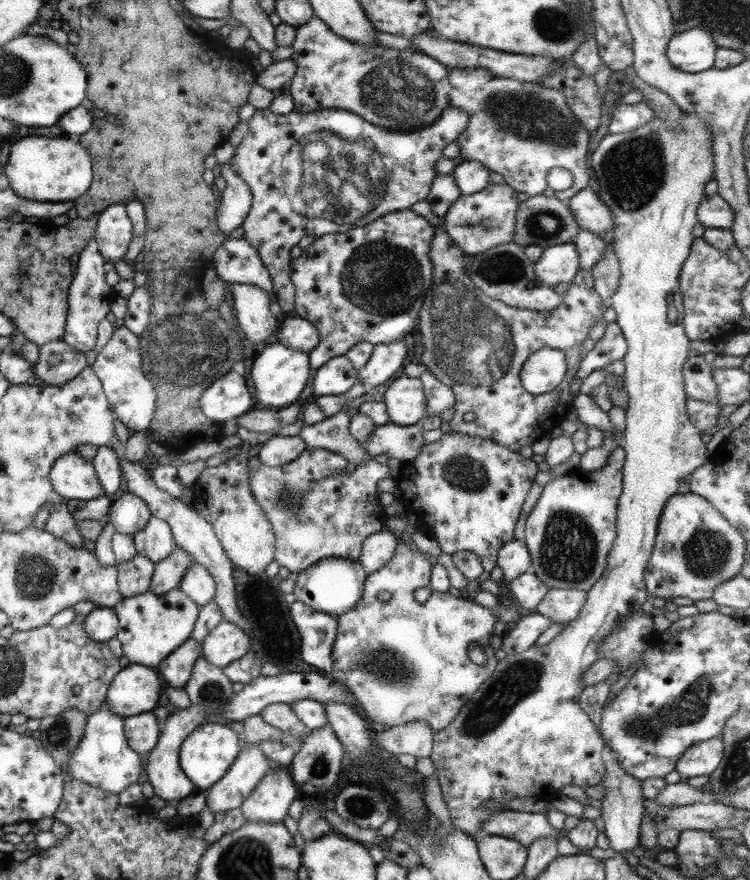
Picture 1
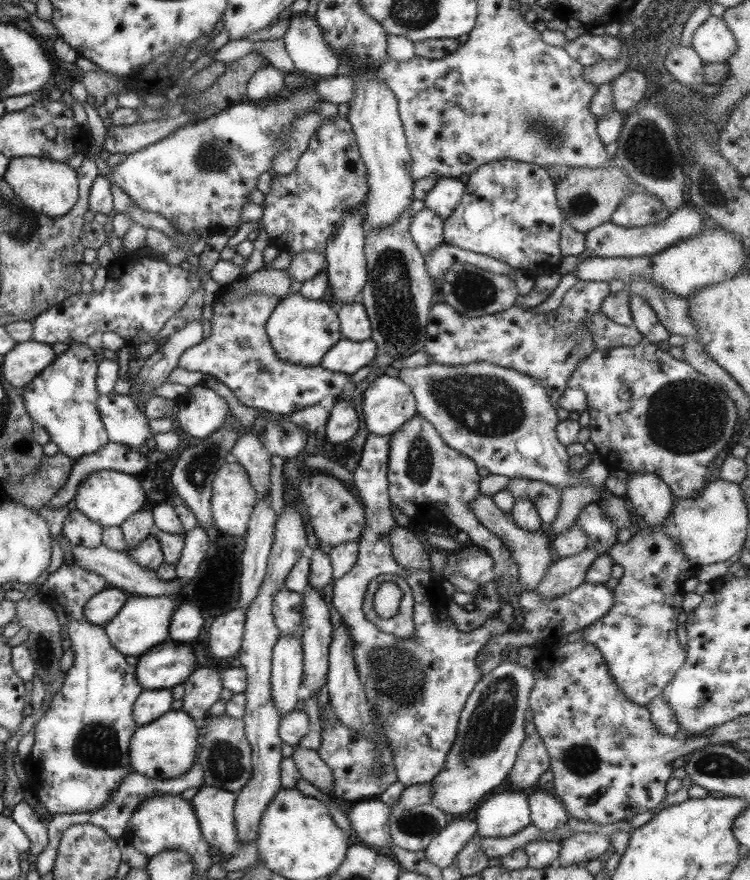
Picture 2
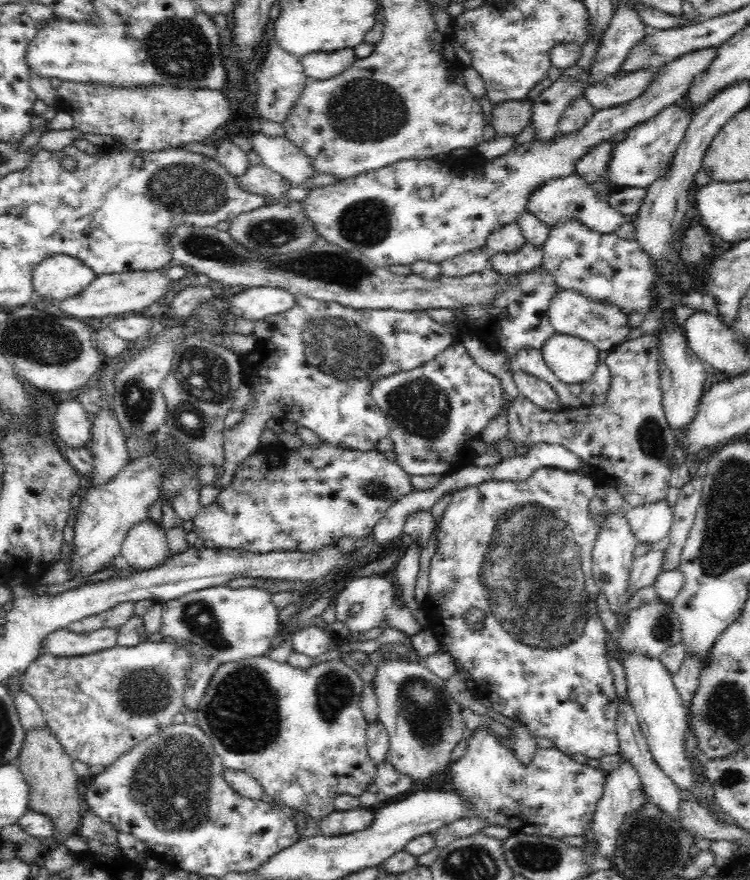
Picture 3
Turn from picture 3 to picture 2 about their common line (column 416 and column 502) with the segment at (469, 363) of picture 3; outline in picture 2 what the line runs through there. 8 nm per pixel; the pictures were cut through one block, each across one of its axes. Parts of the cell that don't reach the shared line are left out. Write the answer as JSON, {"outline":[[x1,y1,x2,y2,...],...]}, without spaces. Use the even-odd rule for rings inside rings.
{"outline":[[485,361,457,366,429,363,417,368,398,368,397,378,407,385,414,396,417,416,427,420,449,448,472,460,477,468,489,471,489,475,505,476,509,480,535,480,559,490,575,487,584,480,593,487,603,487,609,478,607,469,593,451,585,468,569,470,565,447,557,440,554,429,559,422,556,408,551,404,546,390,521,371,501,368]]}

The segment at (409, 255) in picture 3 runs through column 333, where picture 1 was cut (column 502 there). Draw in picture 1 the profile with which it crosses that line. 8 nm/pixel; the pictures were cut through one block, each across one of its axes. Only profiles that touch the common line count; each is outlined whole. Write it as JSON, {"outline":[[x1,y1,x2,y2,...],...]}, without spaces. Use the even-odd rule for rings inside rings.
{"outline":[[489,183,483,190,472,195,460,195,447,209,443,227,447,236,466,255,483,253,488,248,513,242,515,234,515,213,519,202,517,192,507,184]]}

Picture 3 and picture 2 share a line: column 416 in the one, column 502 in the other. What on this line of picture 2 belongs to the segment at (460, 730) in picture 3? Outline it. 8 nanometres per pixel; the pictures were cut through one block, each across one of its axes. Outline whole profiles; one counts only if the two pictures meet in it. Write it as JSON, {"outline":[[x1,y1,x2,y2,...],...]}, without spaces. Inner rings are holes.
{"outline":[[500,661,491,671,482,676,467,695,465,704,460,710,457,725,457,736,447,752,443,768,430,780,430,799,428,803,441,812,453,817,470,816,476,804,495,786,499,786,513,768,517,752,525,741,523,732,525,710,528,694,533,686,532,670,519,667,515,662]]}

